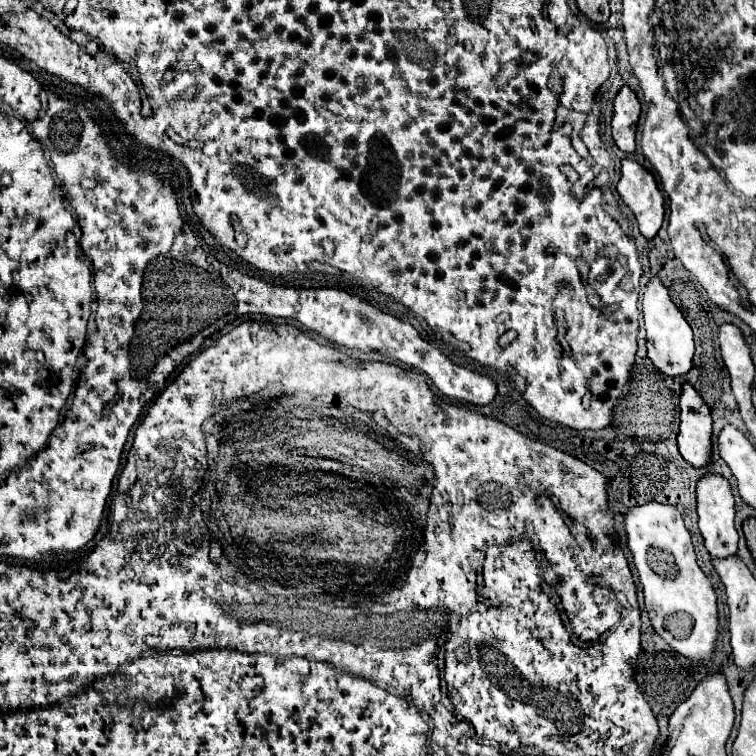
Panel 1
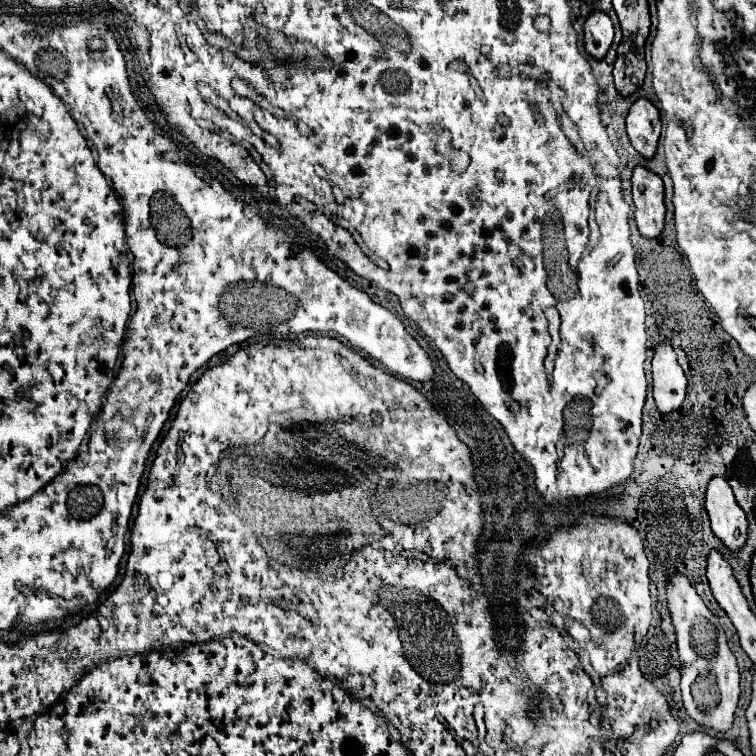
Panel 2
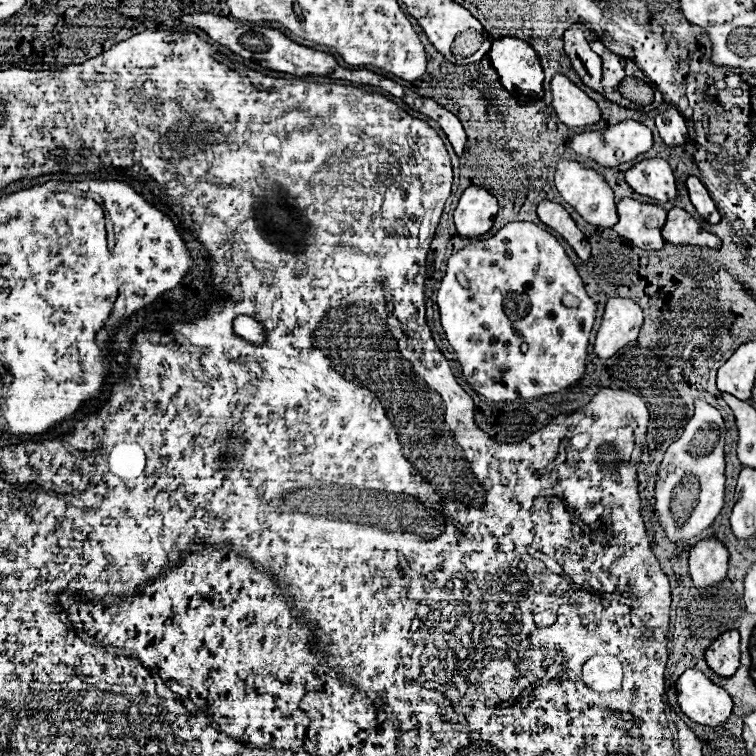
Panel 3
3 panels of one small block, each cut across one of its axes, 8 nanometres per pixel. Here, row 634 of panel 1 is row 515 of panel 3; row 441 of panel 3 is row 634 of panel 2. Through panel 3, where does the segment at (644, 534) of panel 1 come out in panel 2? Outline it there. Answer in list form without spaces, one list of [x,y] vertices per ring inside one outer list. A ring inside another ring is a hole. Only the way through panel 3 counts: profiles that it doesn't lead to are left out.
[[[670,576],[668,608],[676,628],[676,644],[682,660],[682,702],[688,716],[704,728],[716,732],[728,732],[734,724],[734,712],[738,706],[738,664],[728,648],[724,630],[718,618],[706,608],[694,586],[684,576]]]

